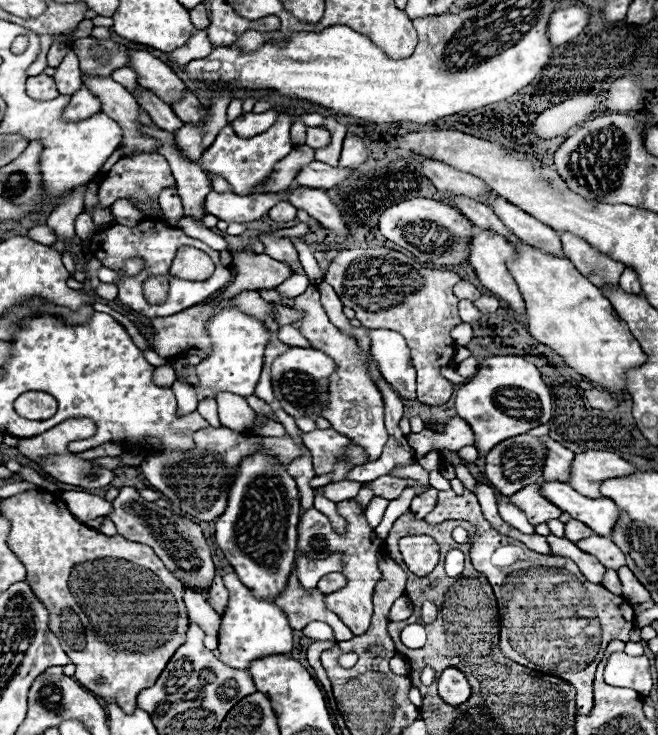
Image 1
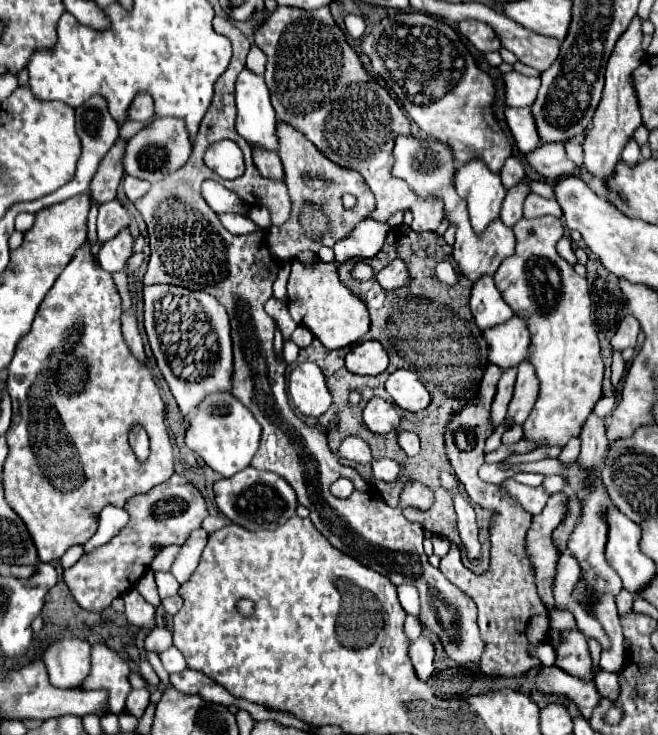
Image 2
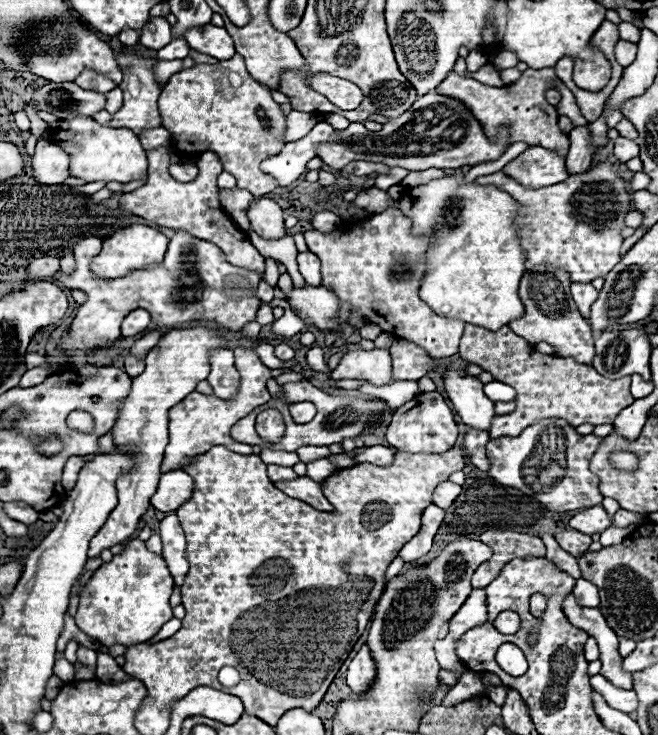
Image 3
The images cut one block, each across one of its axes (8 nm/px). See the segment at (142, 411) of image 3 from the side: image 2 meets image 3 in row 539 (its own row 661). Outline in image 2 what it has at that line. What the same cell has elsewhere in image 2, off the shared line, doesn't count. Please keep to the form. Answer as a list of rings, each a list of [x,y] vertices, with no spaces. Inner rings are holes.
[[[94,644],[92,646],[92,672],[90,678],[86,678],[86,684],[82,688],[92,690],[108,690],[110,692],[110,712],[122,714],[126,708],[126,698],[132,692],[130,686],[130,662],[122,658],[118,652],[108,648],[106,644]]]

